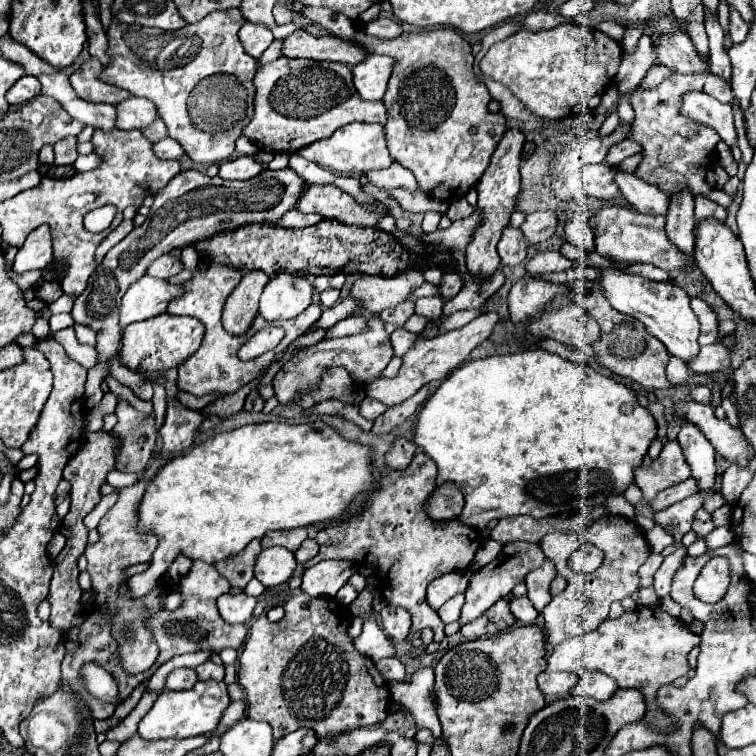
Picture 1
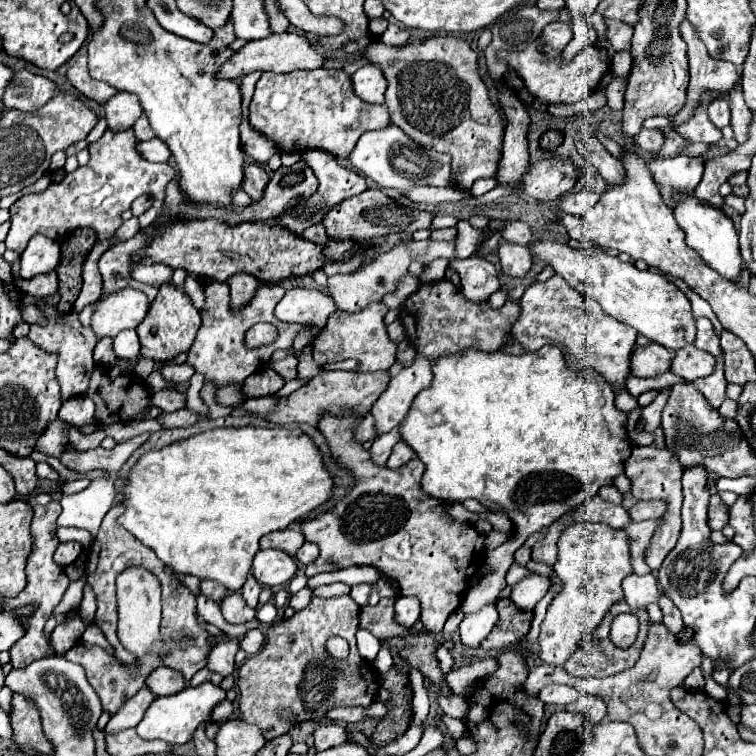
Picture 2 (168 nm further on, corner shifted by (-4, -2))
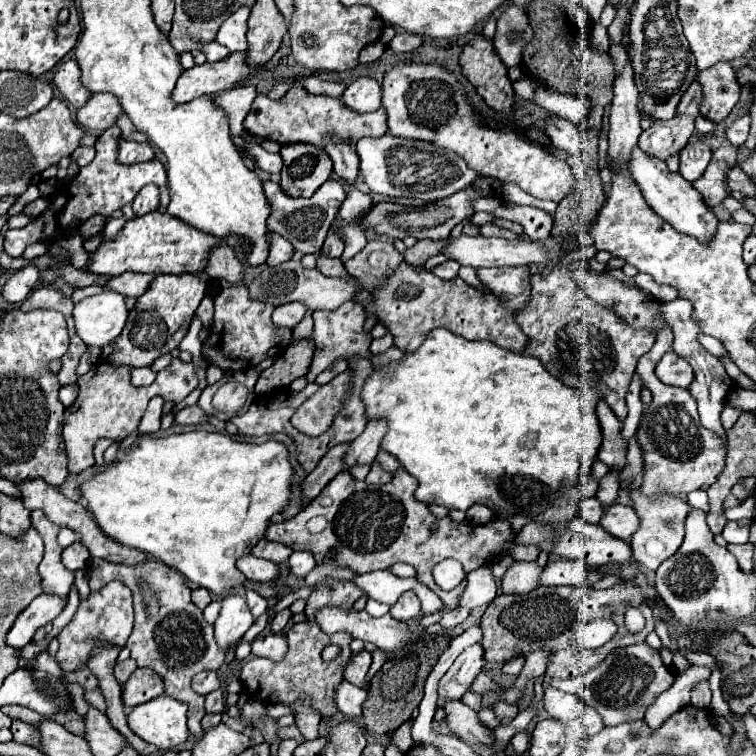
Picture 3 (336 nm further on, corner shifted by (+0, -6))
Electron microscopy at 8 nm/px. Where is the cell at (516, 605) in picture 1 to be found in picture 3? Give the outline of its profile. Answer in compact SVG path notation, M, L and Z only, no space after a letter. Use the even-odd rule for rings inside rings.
M514 562L502 576L504 594L526 594L538 588L542 568L536 562Z

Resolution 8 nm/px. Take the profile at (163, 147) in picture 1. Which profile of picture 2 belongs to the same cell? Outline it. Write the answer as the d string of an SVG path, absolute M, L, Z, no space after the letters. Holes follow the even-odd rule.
M154 138L150 142L140 142L140 144L136 144L136 148L150 162L168 162L168 158L172 156L168 146L160 138Z

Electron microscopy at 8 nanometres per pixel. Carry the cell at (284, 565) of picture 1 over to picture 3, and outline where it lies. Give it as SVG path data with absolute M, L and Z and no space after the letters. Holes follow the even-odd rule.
M252 554L242 556L236 562L236 568L252 582L272 582L278 578L278 566L270 560L264 558L256 558Z

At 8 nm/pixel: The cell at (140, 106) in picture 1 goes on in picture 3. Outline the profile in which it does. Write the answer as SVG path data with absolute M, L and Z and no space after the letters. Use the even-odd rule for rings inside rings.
M90 94L88 102L78 110L76 120L90 130L104 132L106 128L114 126L116 116L122 114L118 100L110 94Z

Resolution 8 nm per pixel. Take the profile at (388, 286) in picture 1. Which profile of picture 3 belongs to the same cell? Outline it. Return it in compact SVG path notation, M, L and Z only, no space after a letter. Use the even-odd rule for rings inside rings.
M288 260L288 262L282 262L278 266L262 266L258 276L248 284L248 294L254 300L268 302L272 306L280 306L280 304L288 304L288 302L302 302L312 310L334 310L342 302L352 300L354 292L356 292L354 278L334 280L334 278L324 276L316 268L314 270L302 268L300 260Z

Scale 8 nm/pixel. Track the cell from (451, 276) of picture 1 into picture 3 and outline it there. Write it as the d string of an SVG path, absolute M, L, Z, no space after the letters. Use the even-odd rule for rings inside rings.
M450 260L450 262L442 262L442 264L438 264L432 272L438 276L438 278L444 278L444 280L450 280L450 278L456 278L458 276L458 264L454 264L454 260Z

